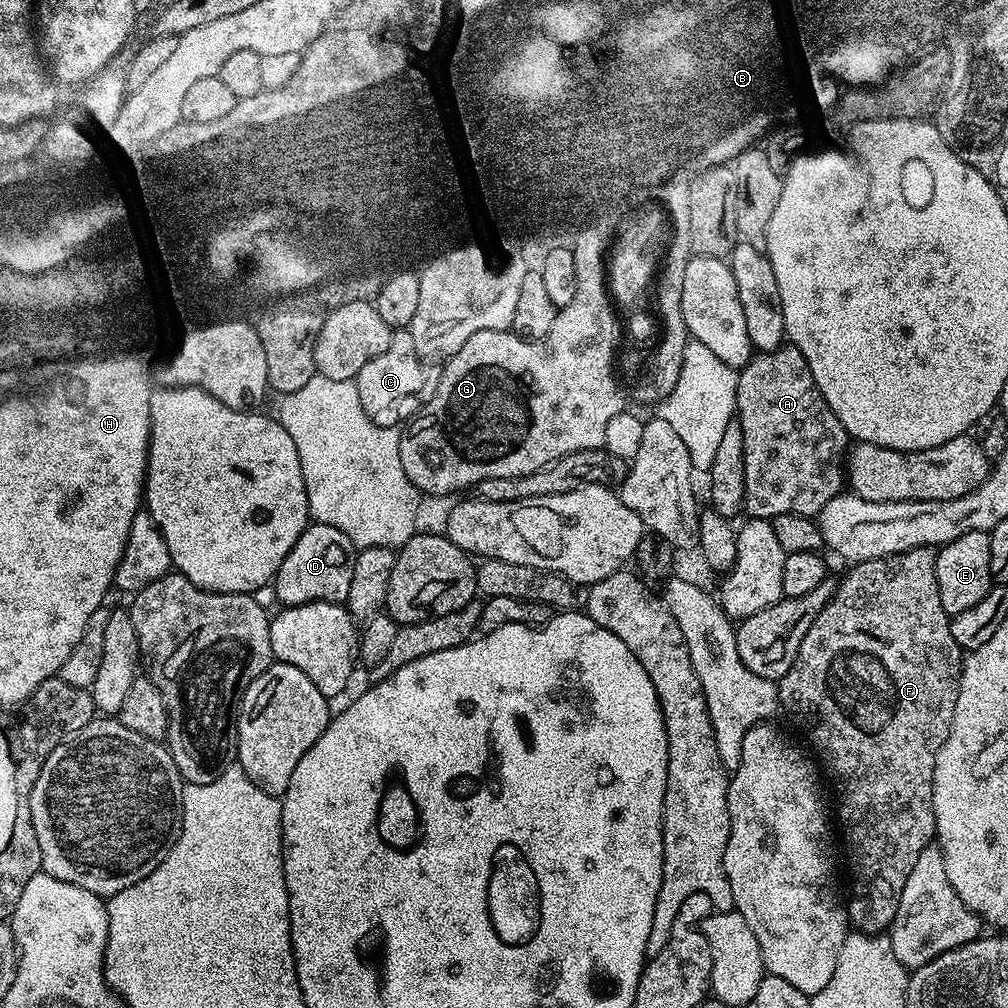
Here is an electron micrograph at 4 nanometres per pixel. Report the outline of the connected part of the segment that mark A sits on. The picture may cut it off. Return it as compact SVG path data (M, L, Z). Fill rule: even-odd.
M781 346L772 352L757 351L739 369L736 377L736 416L742 426L744 439L746 490L743 511L748 512L749 517L771 520L774 516L791 512L815 517L826 506L826 502L841 495L846 484L842 457L849 447L850 437L818 390L814 374L810 374L810 366L797 348Z

